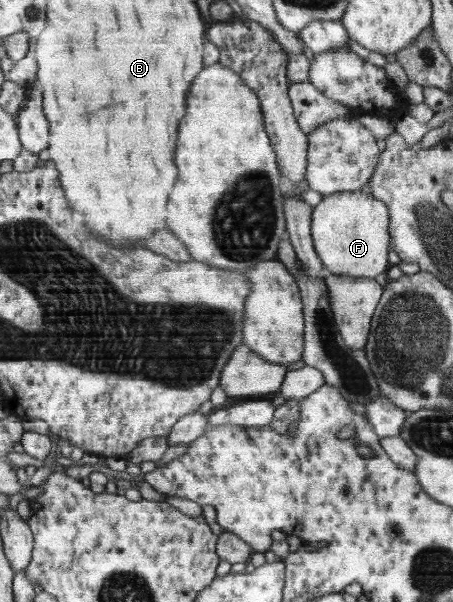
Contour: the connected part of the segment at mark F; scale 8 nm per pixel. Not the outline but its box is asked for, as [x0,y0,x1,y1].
[311,190,393,279]

